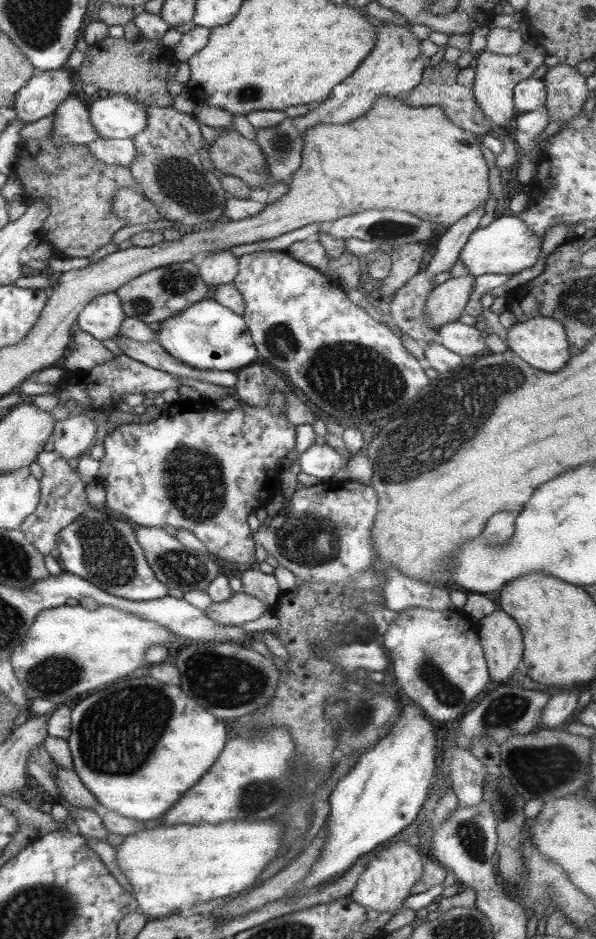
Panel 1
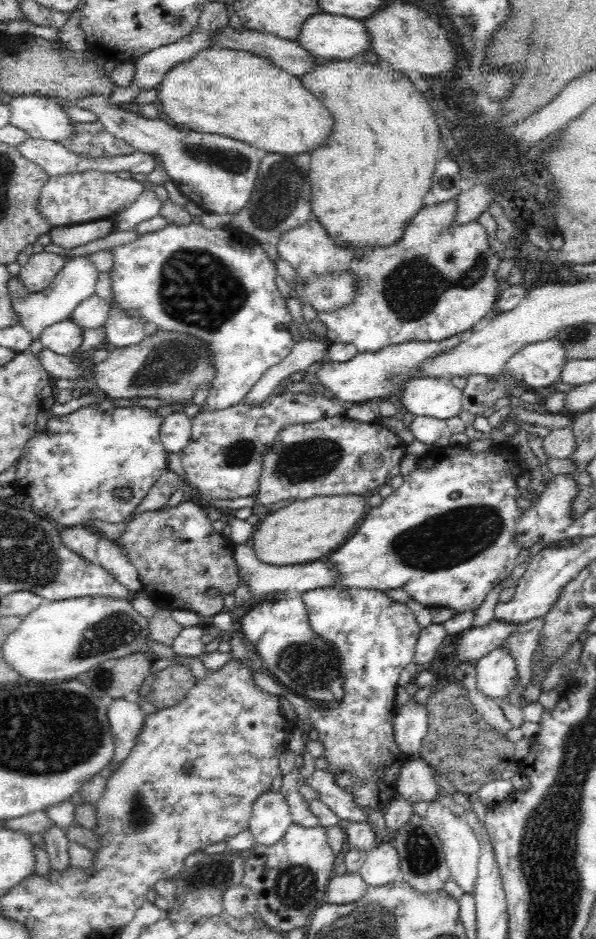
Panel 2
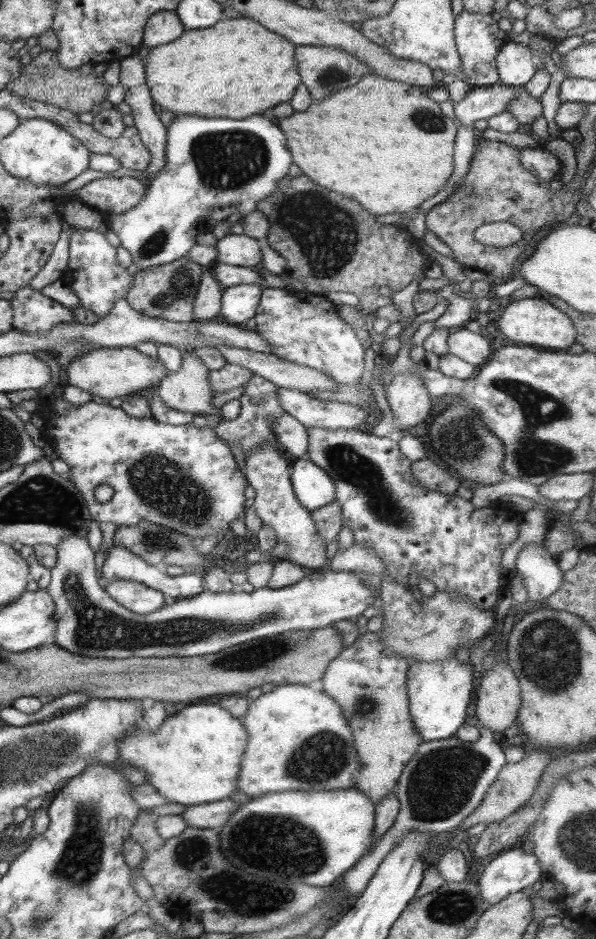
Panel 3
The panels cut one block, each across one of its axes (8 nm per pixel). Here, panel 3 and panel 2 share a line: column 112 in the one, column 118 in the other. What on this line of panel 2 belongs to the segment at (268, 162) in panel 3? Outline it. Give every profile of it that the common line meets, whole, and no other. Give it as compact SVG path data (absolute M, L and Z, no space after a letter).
M146 186L142 194L124 212L112 218L112 232L136 230L140 222L160 215L163 202L156 197L151 186Z

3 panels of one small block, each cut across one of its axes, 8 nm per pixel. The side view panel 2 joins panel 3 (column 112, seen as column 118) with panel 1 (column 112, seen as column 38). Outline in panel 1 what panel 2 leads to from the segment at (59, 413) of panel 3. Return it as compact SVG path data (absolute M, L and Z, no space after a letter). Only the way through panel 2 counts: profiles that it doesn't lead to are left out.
M273 393L265 407L239 403L238 408L228 412L219 411L212 405L201 408L199 404L193 404L193 408L195 412L187 412L181 410L180 402L172 404L146 424L121 423L104 437L101 442L104 455L94 479L105 491L102 507L133 526L173 526L188 530L218 562L256 562L255 541L247 525L247 516L279 493L282 470L278 461L294 448L295 427L284 417L285 395Z

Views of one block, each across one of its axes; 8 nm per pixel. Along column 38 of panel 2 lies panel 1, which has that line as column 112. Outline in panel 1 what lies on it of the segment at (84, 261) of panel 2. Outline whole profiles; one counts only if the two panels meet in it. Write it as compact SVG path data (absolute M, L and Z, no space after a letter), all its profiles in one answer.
M114 292L90 300L76 318L75 327L96 340L113 339L124 319L120 298Z

